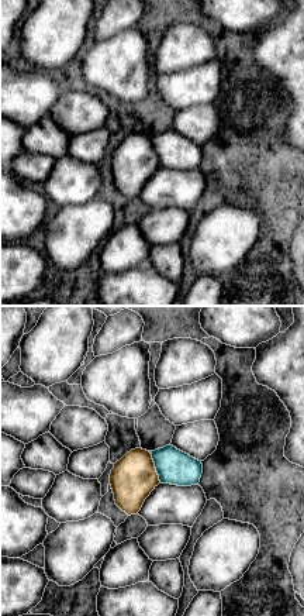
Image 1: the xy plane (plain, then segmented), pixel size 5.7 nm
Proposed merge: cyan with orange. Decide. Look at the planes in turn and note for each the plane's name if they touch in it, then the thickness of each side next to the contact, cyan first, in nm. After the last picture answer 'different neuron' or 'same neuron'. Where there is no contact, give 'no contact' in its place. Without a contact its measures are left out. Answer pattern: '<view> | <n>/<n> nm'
xy | 200/260 nm

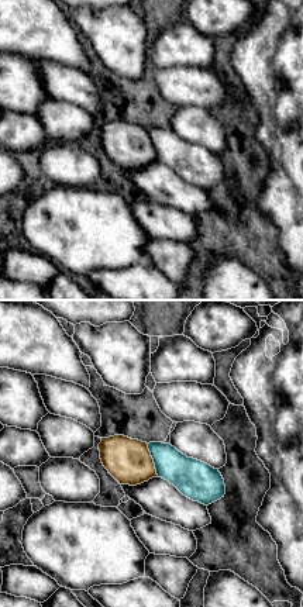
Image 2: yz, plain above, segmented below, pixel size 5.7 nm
yz | 200/260 nm

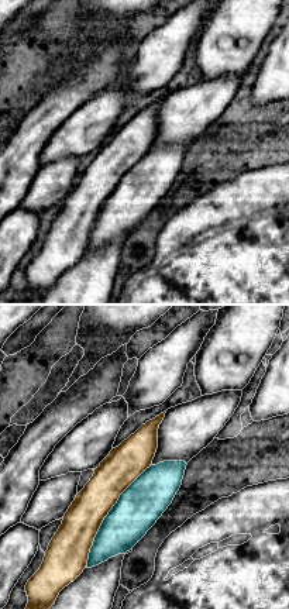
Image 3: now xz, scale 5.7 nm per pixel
xz | 260/220 nm

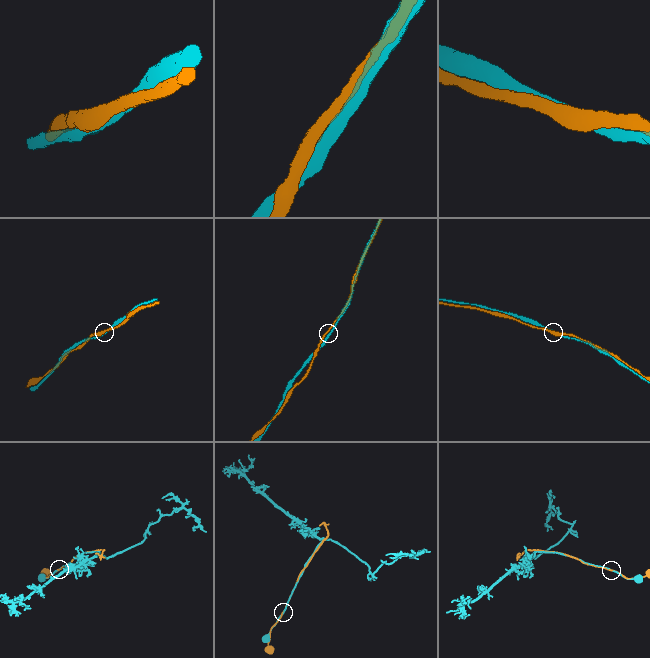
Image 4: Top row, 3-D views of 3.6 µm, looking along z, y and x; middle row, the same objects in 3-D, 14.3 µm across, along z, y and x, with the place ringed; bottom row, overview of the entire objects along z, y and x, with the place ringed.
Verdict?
different neuron

